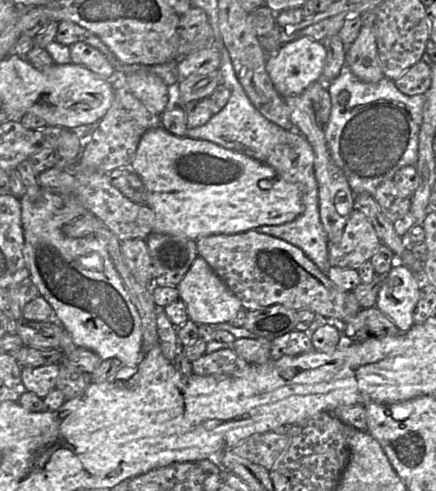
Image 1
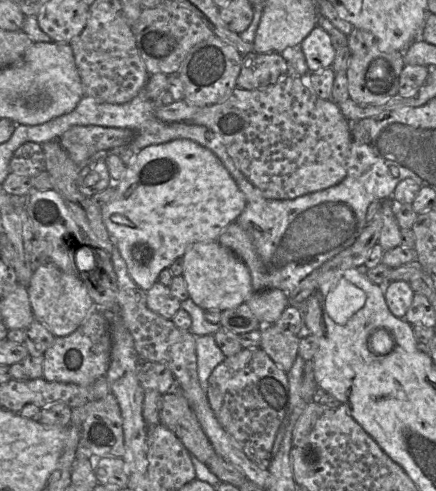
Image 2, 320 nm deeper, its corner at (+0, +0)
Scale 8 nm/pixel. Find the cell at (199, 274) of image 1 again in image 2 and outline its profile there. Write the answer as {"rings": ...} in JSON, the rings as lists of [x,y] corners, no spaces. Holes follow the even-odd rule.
{"rings":[[[217,240],[192,244],[183,256],[183,274],[189,297],[206,310],[225,311],[246,303],[254,293],[247,265]]]}

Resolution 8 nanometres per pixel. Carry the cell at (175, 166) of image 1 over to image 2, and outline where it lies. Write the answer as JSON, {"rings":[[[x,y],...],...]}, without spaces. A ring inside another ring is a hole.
{"rings":[[[177,139],[177,140],[173,140],[167,143],[163,143],[163,144],[154,144],[154,145],[149,145],[143,149],[141,149],[135,156],[135,158],[133,159],[132,163],[130,163],[127,166],[126,169],[126,174],[125,177],[120,181],[120,182],[113,182],[114,184],[117,185],[117,193],[115,195],[115,199],[113,199],[109,204],[107,204],[106,206],[103,206],[101,208],[101,212],[102,212],[102,218],[103,218],[103,222],[105,224],[105,227],[109,233],[109,235],[111,236],[111,238],[114,241],[114,246],[116,246],[121,254],[121,256],[123,257],[123,259],[126,262],[127,265],[127,269],[128,272],[131,276],[131,278],[133,279],[133,281],[143,290],[148,291],[155,283],[156,281],[158,281],[158,276],[160,274],[160,272],[165,269],[165,268],[169,268],[172,263],[179,257],[183,257],[185,252],[187,251],[187,249],[194,243],[199,243],[199,242],[210,242],[210,241],[216,241],[218,239],[218,237],[220,236],[221,232],[230,224],[235,222],[238,217],[240,216],[240,214],[243,212],[245,206],[246,206],[246,199],[244,194],[242,193],[242,191],[239,189],[238,185],[236,184],[235,180],[232,178],[232,176],[230,175],[230,173],[228,172],[228,170],[225,168],[225,166],[223,165],[223,163],[219,160],[219,158],[209,149],[201,146],[200,144],[189,140],[189,139]]]}

